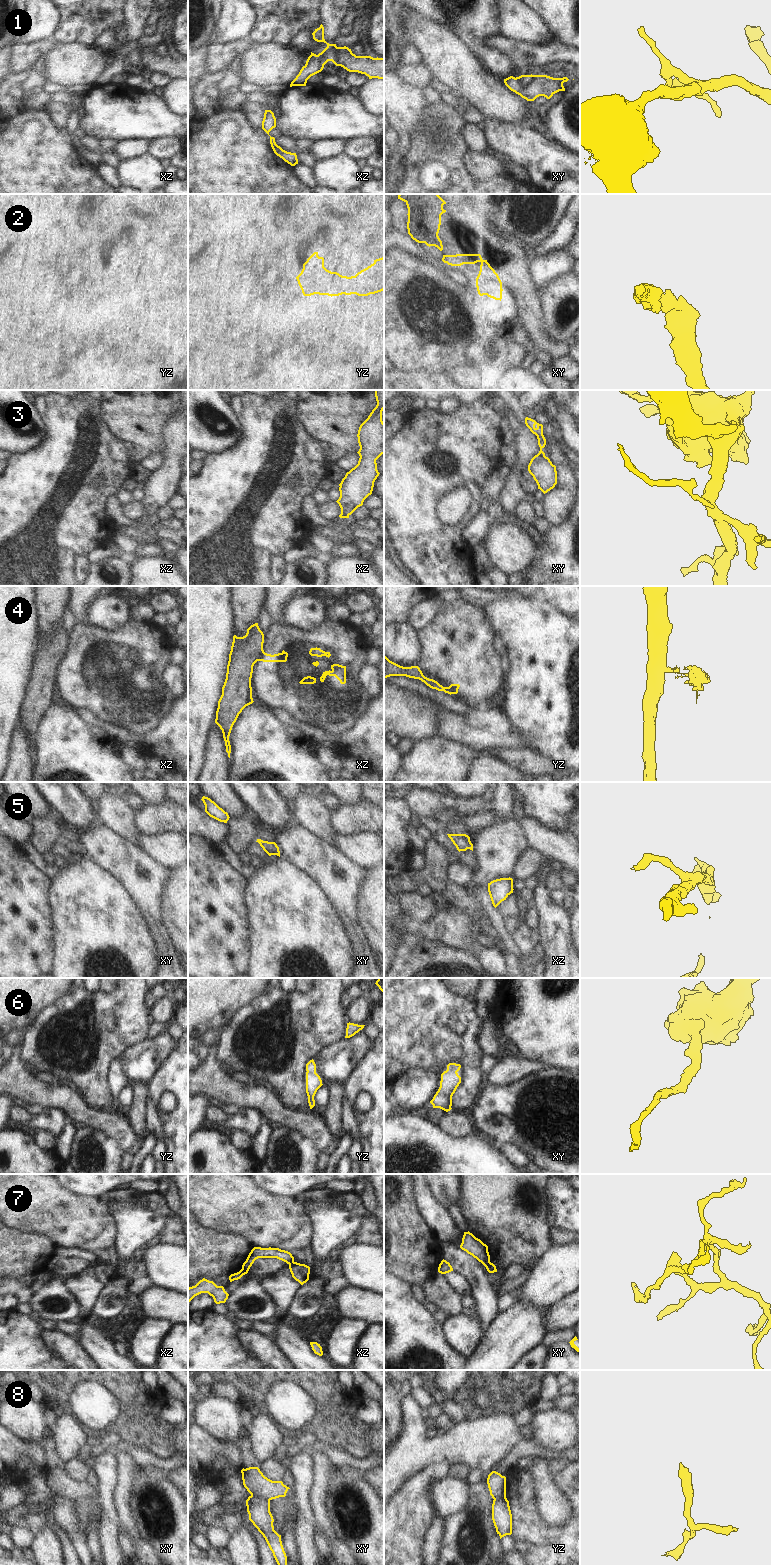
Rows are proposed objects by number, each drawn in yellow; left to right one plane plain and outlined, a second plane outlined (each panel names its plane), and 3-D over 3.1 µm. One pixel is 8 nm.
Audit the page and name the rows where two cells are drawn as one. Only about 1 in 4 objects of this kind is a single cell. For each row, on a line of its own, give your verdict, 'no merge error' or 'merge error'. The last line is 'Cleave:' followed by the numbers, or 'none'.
1: no merge error
2: merge error
3: merge error
4: merge error
5: no merge error
6: no merge error
7: merge error
8: merge error
Cleave: 2, 3, 4, 7, 8

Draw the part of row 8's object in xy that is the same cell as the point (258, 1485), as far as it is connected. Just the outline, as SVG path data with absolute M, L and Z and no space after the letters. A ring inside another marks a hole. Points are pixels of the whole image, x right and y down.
M249 1467L241 1470L243 1485L254 1497L272 1500L285 1497L290 1489L282 1481L272 1481L265 1477L258 1467Z

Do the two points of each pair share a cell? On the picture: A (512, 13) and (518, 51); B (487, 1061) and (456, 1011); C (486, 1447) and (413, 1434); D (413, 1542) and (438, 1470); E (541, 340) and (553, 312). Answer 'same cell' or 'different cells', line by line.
A: different cells
B: different cells
C: same cell
D: same cell
E: different cells

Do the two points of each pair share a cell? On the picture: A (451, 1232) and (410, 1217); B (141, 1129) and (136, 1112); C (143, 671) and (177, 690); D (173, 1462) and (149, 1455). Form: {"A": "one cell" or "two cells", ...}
{"A": "two cells", "B": "one cell", "C": "two cells", "D": "one cell"}

